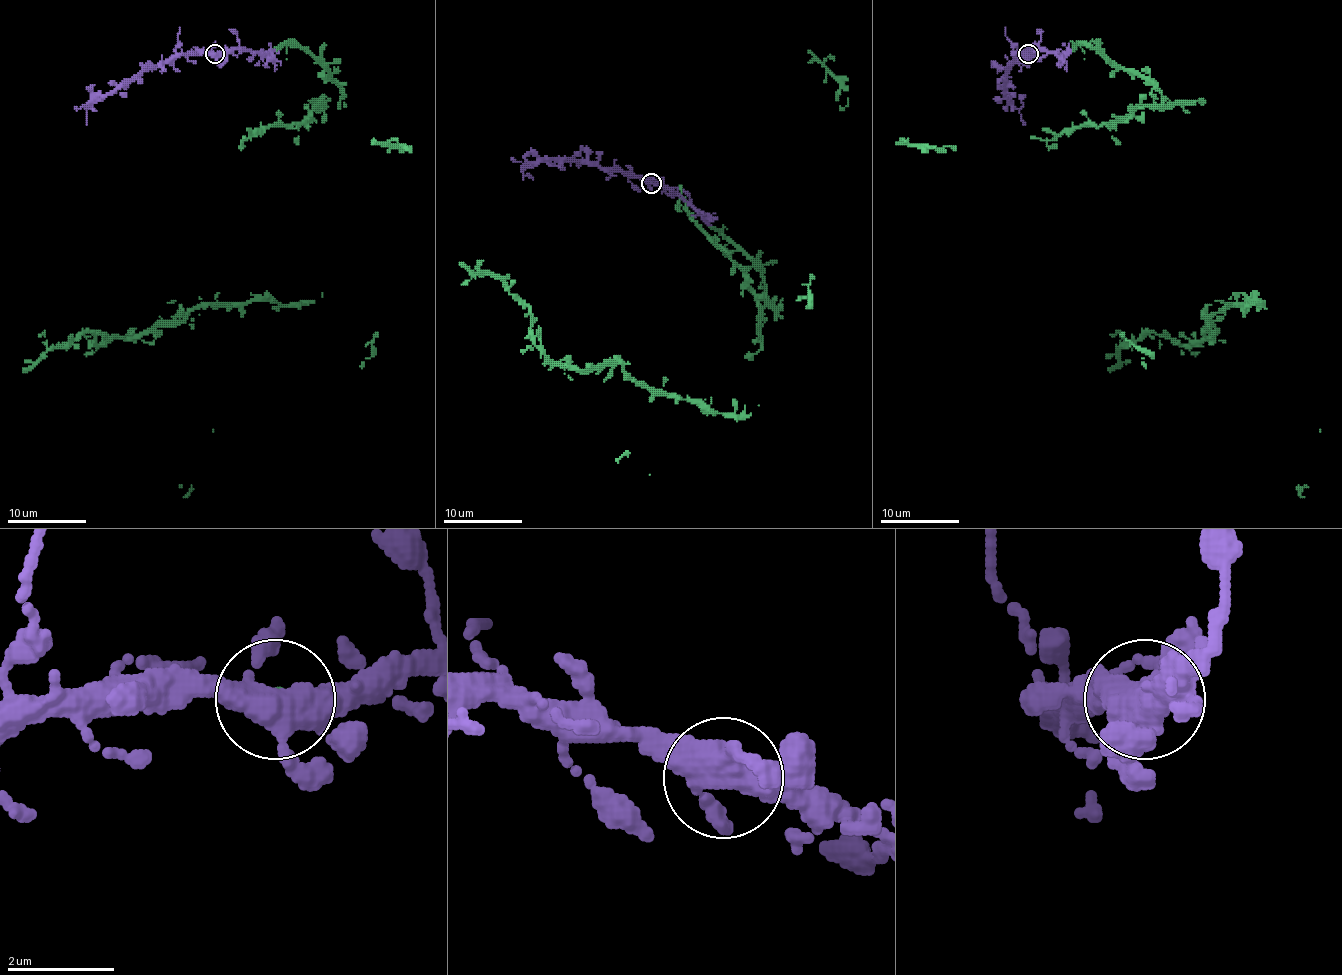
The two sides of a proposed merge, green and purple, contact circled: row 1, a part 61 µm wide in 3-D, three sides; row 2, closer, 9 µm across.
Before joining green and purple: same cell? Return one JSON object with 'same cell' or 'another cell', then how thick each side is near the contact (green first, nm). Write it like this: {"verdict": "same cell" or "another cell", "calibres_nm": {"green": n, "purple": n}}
{"verdict": "same cell", "calibres_nm": {"green": 100, "purple": 440}}

